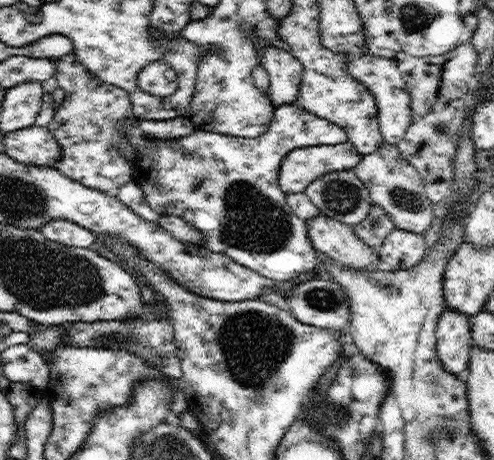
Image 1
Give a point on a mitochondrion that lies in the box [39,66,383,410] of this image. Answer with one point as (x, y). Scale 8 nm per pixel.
(255, 346)

